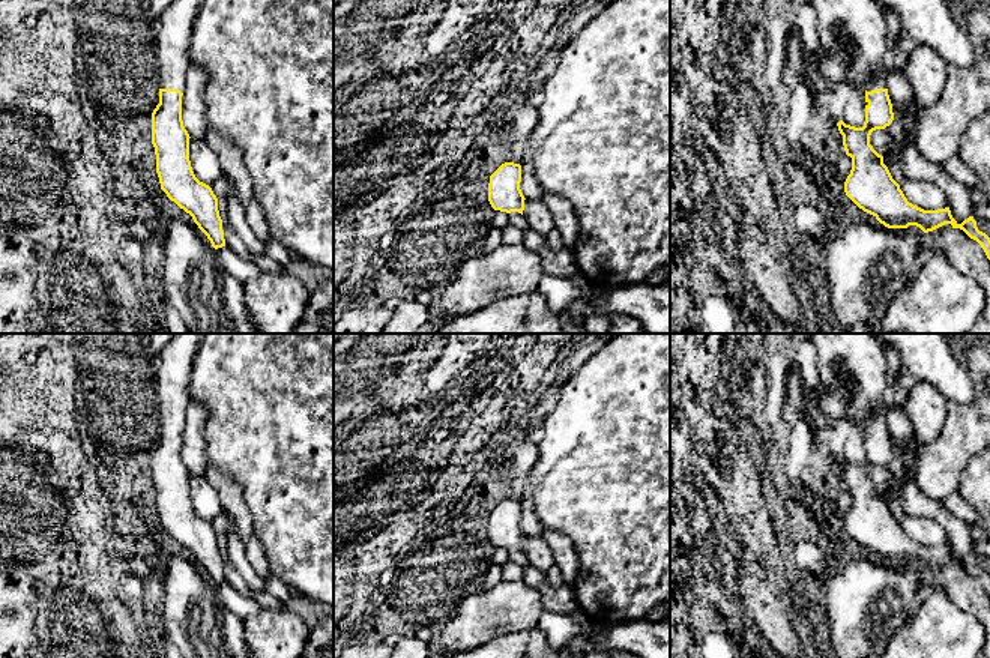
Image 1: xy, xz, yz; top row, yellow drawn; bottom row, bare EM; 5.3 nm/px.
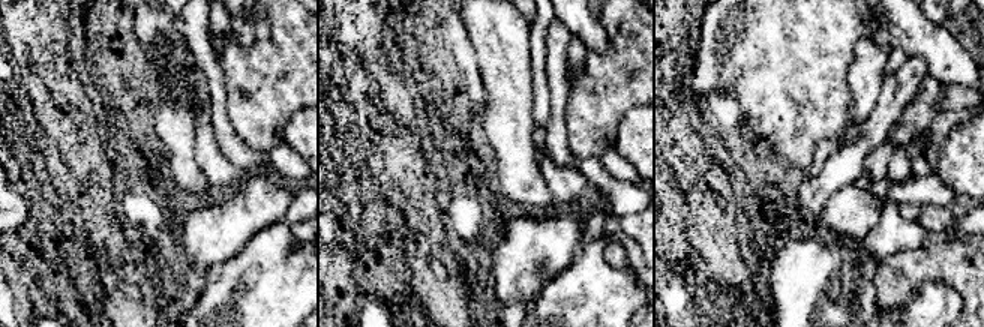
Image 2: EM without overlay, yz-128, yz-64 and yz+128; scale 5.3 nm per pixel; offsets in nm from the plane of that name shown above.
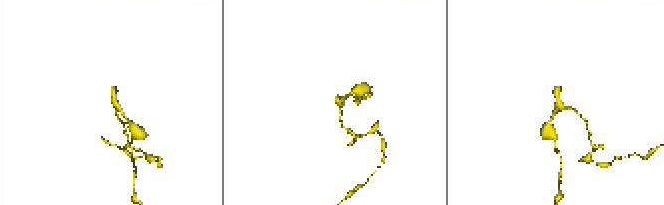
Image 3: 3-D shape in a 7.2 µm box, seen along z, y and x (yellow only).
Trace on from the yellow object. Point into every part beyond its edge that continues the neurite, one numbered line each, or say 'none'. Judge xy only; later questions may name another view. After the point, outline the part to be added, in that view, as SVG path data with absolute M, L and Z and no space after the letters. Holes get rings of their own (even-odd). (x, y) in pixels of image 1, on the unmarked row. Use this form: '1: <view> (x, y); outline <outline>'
1: xy (175, 361); outline M174 334L156 356L159 425L185 427L191 373L201 337L203 334Z

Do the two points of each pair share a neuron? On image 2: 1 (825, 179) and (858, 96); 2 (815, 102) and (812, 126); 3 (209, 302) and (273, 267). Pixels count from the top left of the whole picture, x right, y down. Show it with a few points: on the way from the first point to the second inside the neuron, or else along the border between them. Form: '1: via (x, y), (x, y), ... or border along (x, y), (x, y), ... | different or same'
1: border along (881, 93), (875, 108), (861, 123) | different
2: via (812, 108), (812, 120) | same
3: via (225, 288), (240, 273), (257, 273) | same

